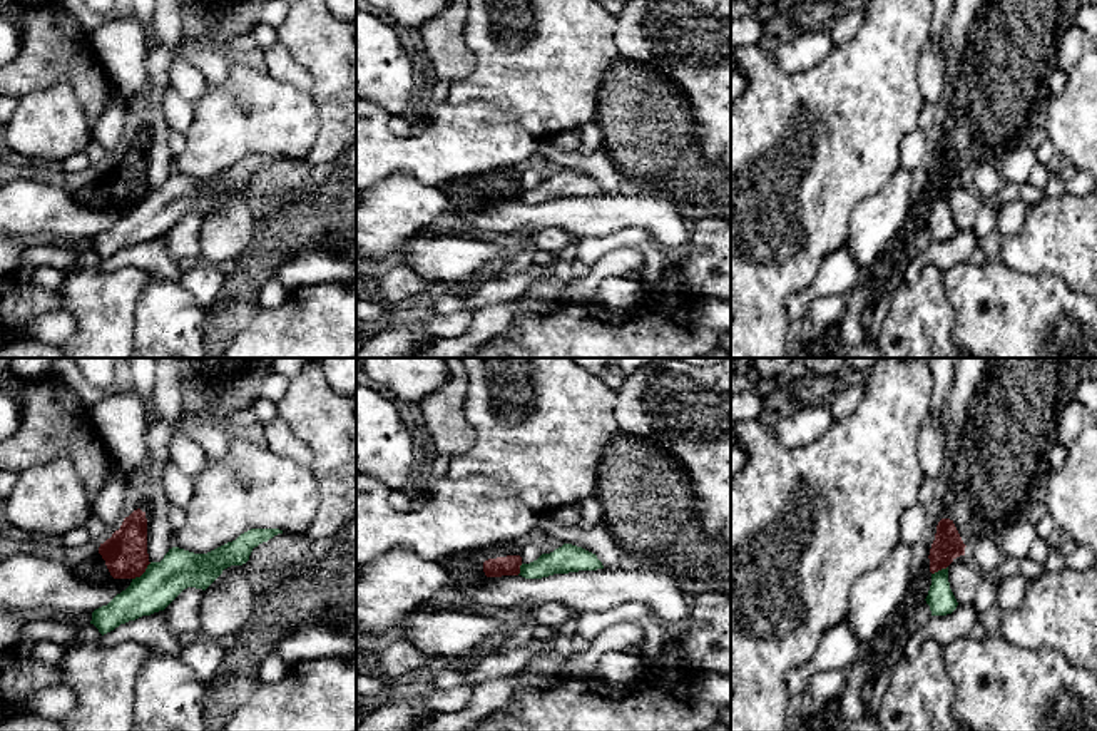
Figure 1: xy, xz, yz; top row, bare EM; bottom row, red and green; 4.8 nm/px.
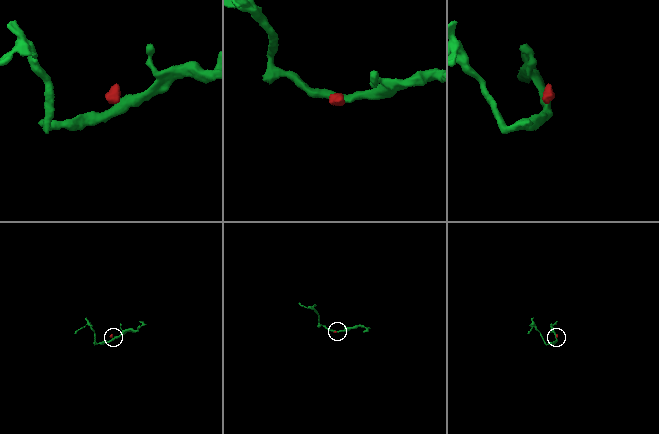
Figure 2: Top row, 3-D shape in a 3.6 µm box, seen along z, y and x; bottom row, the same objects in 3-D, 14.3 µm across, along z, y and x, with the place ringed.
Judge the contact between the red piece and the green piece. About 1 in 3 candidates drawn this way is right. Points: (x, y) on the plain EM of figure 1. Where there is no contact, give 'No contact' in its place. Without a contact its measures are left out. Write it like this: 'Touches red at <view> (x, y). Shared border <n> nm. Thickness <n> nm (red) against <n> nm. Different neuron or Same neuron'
Touches red at xy (142, 198). Shared border 130 nm. Thickness 220 nm (red) against 200 nm. Different neuron

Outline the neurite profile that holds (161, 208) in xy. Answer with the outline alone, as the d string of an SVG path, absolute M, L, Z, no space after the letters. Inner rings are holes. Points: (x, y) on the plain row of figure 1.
M251 154L207 179L172 172L107 231L95 234L90 249L104 261L120 249L164 236L187 212L206 216L224 194L246 189L254 172L278 159L283 156Z

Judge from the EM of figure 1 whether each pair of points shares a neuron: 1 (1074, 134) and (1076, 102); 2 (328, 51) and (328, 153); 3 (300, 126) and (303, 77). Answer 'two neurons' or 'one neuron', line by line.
1: one neuron
2: one neuron
3: two neurons

